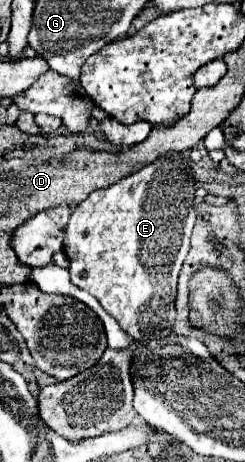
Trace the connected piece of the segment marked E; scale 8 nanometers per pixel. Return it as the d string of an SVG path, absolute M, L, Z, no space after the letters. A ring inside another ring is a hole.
M182 154L160 156L156 162L118 180L116 184L94 190L76 206L66 226L64 254L70 260L68 270L72 284L96 296L102 308L120 322L120 328L140 342L148 342L148 338L168 338L176 318L174 302L178 272L188 254L190 232L196 218L194 200L190 200L190 186L176 186L176 182L194 182L190 166L184 162Z

